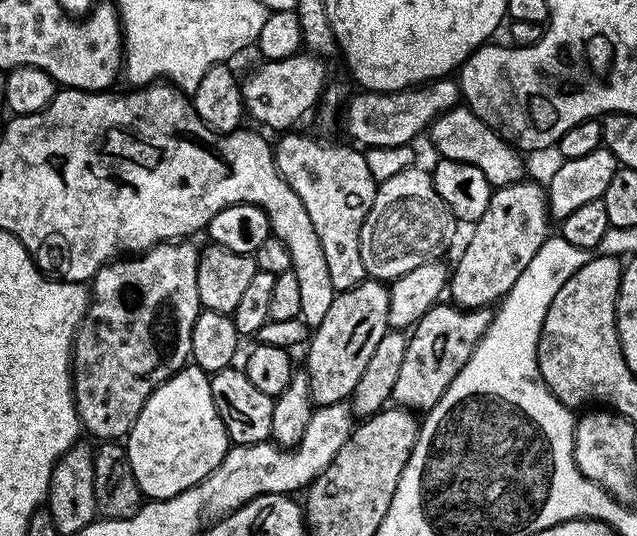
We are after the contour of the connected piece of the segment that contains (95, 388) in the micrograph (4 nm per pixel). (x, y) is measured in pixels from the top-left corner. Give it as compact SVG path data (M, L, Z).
M165 242L156 244L146 252L133 255L131 258L117 258L111 264L103 264L90 281L90 299L88 309L80 325L76 328L76 338L72 341L72 397L76 403L76 413L80 415L80 423L85 433L97 436L97 441L119 441L127 437L128 431L134 426L146 398L162 382L169 380L175 372L182 370L189 363L190 334L194 330L194 322L202 311L198 298L198 262L201 249L195 248L192 242Z

